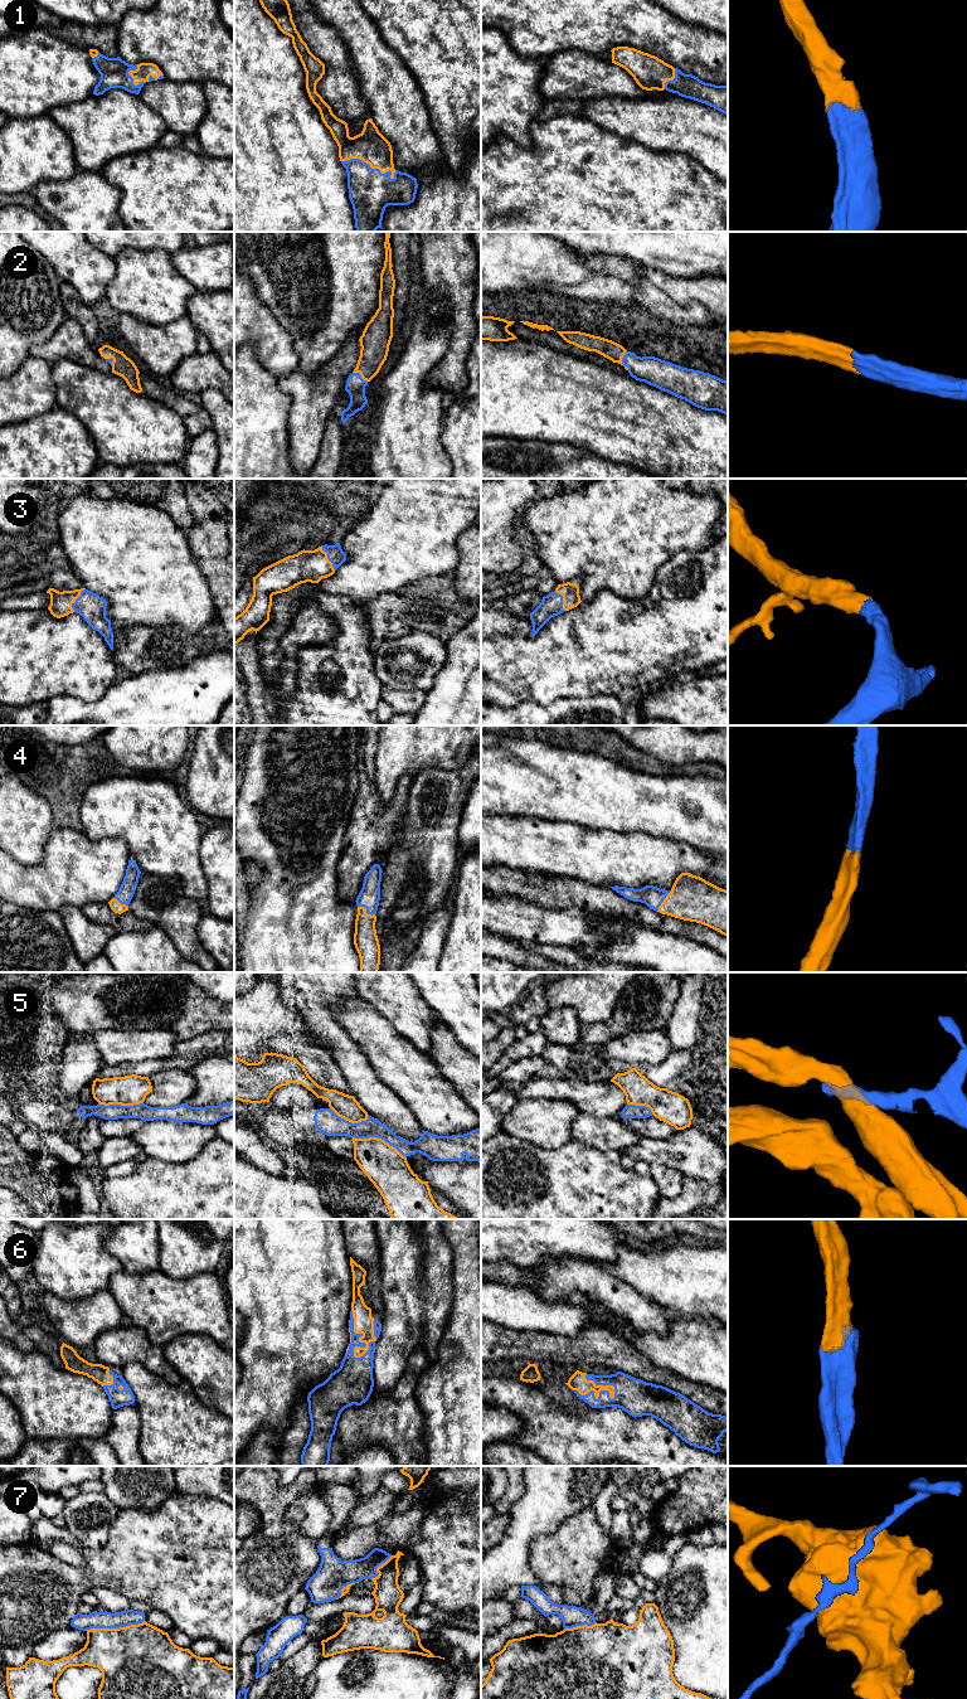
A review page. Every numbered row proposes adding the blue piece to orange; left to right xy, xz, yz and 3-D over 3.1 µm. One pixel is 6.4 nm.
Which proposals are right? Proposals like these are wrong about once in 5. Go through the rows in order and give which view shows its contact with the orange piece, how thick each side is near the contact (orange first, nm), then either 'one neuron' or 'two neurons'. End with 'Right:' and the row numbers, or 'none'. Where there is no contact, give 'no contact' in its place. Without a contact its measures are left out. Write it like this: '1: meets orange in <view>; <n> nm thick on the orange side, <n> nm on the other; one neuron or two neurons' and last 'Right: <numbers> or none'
1: meets orange in xz; 200 nm thick on the orange side, 280 nm on the other; one neuron
2: meets orange in yz; 120 nm thick on the orange side, 180 nm on the other; one neuron
3: meets orange in xy; 140 nm thick on the orange side, 170 nm on the other; one neuron
4: meets orange in xz; 160 nm thick on the orange side, 140 nm on the other; one neuron
5: meets orange in xz; 260 nm thick on the orange side, 120 nm on the other; two neurons
6: meets orange in xz; 130 nm thick on the orange side, 190 nm on the other; one neuron
7: meets orange in xy; 460 nm thick on the orange side, 110 nm on the other; two neurons
Right: 1, 2, 3, 4, 6

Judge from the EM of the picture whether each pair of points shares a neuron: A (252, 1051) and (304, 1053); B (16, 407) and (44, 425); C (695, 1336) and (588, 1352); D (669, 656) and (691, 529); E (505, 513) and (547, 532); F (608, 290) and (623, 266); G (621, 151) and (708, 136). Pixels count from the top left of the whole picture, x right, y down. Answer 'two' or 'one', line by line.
A: two
B: two
C: two
D: two
E: two
F: two
G: two

